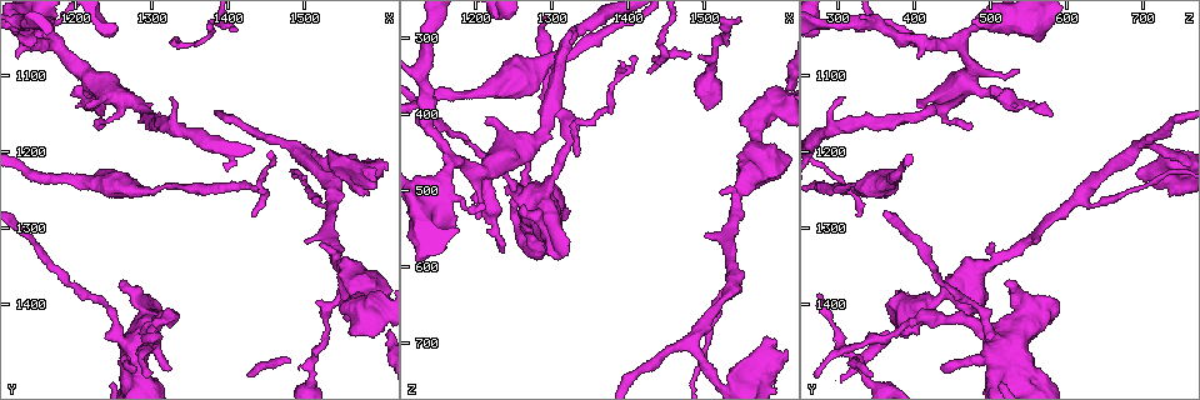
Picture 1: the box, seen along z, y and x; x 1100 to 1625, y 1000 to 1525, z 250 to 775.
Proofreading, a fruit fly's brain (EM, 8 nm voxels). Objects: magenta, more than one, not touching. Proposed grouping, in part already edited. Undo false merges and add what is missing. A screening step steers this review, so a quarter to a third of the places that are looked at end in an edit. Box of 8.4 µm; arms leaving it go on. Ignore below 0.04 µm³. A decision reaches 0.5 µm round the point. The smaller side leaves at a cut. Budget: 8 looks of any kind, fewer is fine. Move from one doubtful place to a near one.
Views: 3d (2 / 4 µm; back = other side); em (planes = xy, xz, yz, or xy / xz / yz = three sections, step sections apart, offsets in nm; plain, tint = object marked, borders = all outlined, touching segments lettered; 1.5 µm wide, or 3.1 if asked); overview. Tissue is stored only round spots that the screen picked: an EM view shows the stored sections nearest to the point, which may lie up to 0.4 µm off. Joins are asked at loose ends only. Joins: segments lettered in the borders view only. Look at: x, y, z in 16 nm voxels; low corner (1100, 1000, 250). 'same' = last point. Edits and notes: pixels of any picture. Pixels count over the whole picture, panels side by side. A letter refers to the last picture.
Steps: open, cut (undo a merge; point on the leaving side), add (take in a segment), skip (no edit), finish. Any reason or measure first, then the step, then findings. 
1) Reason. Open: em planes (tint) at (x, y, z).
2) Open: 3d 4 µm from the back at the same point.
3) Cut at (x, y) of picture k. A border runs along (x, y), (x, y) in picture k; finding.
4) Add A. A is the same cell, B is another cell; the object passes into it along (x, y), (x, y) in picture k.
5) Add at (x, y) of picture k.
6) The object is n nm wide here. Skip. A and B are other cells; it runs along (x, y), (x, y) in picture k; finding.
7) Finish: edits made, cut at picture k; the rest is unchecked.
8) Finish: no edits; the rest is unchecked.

Branch stops here. Open: em xy step 8 (borders) at (1295, 1395, 585).

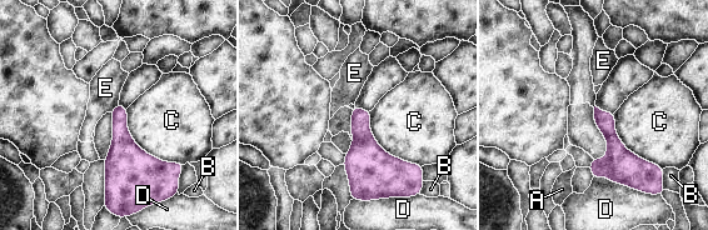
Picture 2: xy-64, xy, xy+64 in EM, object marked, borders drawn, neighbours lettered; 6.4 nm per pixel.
Open: em yz step 4 (borders) at the same point.

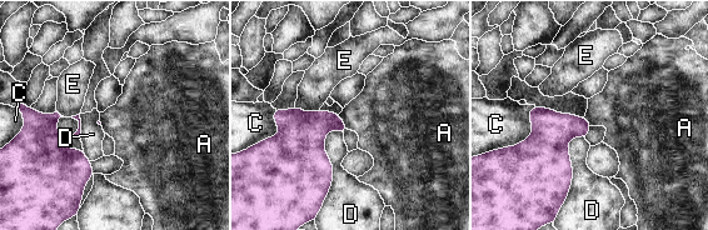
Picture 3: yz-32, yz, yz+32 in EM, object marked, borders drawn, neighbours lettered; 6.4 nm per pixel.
Skip. A, C, D and E are other cells; a border runs along (339, 114), (348, 129) in picture 3; no lettered segment goes on from it.

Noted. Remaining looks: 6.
Stops while still wide. Open: em planes (tint) at (1325, 1490, 530).

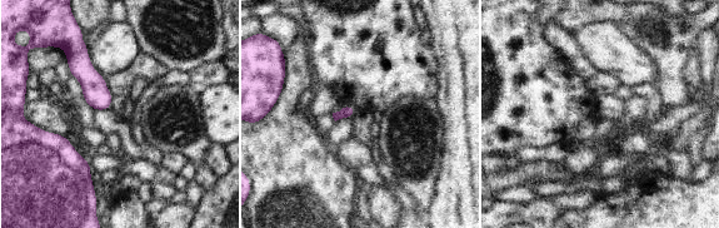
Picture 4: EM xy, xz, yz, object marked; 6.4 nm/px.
See the neighbours. Open: em planes (borders) at the same point.

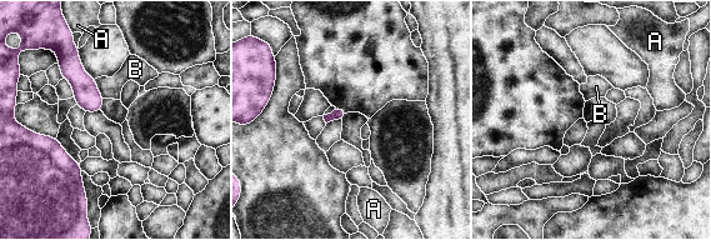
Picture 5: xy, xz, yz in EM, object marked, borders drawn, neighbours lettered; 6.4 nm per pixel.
Skip. A and B are other cells; a border runs along (94, 79), (99, 93), (104, 98) in picture 5; no lettered segment goes on from it.

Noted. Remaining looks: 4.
Free end. Open: 3d 2 µm at (1500, 1315, 555).

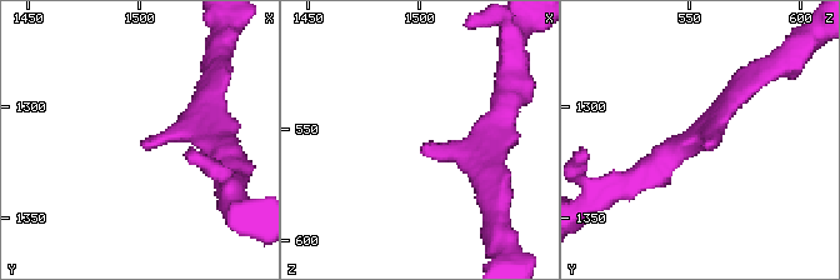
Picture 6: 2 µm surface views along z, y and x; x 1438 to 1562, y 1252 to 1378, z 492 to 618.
The arms are 170, 200 nm wide. Open: em planes (borders) at (1501, 1316, 557).

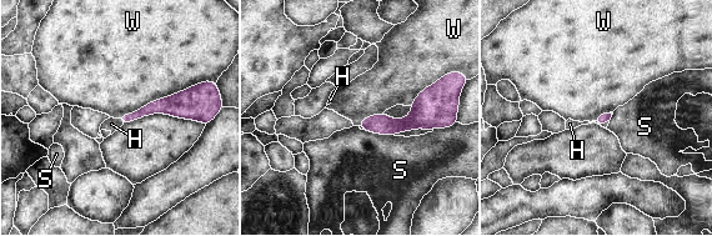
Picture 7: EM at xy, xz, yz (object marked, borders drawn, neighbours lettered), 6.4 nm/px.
Skip. H, S and W are other cells; a border runs along (200, 81), (146, 103), (118, 118) in picture 7; none of them fits.

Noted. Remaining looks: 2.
Finish: no edits; the rest is unchecked.

